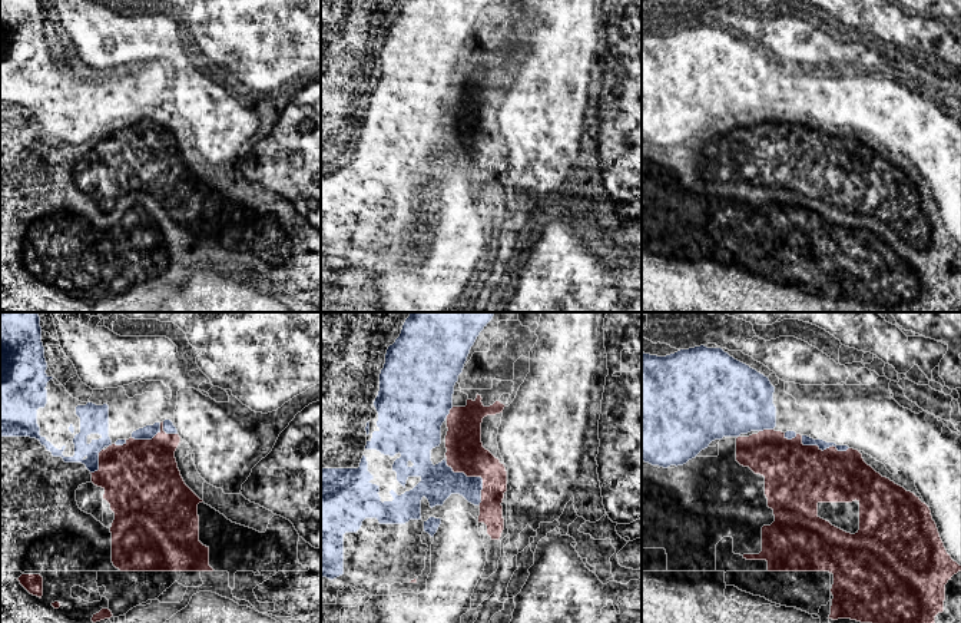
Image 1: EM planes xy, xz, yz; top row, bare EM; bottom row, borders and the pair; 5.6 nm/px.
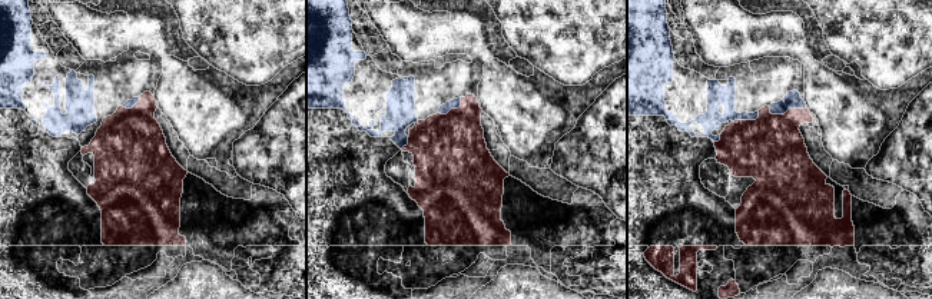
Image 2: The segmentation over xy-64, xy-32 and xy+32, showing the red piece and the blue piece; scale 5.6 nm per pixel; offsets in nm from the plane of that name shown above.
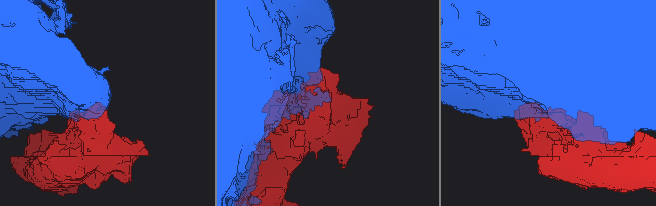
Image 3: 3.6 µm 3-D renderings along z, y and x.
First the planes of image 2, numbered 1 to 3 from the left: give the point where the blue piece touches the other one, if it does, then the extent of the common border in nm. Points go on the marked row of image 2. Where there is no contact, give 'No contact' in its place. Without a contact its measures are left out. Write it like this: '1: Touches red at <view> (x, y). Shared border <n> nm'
1: Touches red at xy-64 (132, 108). Shared border 120 nm
2: Touches red at xy-32 (453, 109). Shared border 160 nm
3: Touches red at xy+32 (785, 113). Shared border 220 nm

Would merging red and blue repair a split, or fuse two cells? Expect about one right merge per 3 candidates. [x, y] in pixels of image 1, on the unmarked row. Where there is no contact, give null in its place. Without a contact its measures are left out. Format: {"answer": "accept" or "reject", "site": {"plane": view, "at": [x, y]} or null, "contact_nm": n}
{"answer": "reject", "site": {"plane": "xz", "at": [477, 155]}, "contact_nm": 320}

